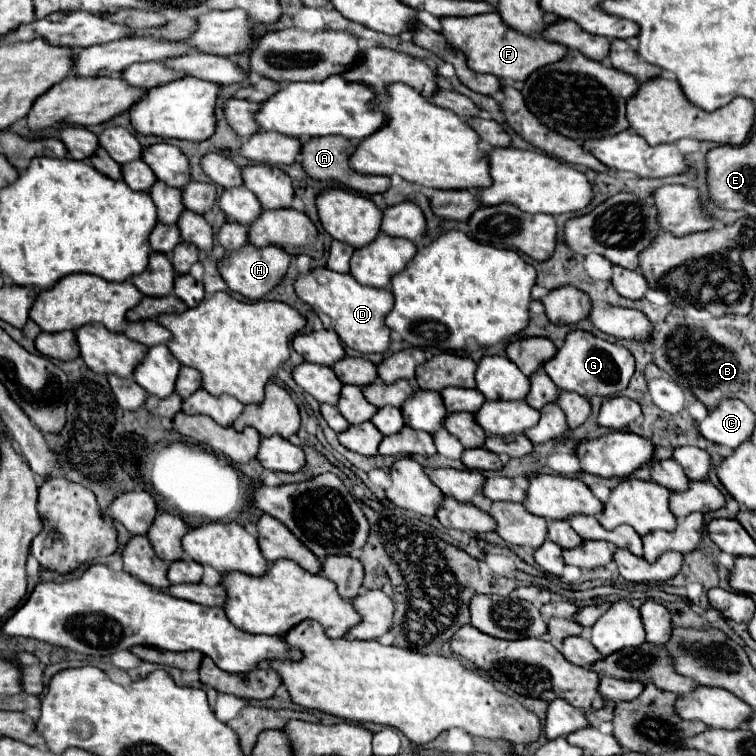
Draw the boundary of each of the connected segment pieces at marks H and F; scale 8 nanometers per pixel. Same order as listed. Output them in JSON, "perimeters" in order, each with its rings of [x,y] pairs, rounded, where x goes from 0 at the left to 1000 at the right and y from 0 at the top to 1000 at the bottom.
{"perimeters":[[[[325,323],[315,333],[302,336],[302,341],[291,352],[291,362],[299,370],[299,376],[304,378],[304,384],[317,386],[320,392],[331,397],[344,397],[349,389],[362,384],[376,370],[381,349],[384,349],[384,336],[373,328],[365,328],[365,325],[339,328],[333,323]]],[[[656,16],[646,19],[630,19],[630,21],[590,21],[582,24],[585,32],[585,48],[598,58],[601,63],[608,63],[614,69],[619,87],[630,95],[646,95],[659,103],[675,103],[675,106],[696,106],[709,90],[717,90],[722,85],[730,85],[741,77],[746,77],[749,63],[725,56],[717,48],[696,48],[683,40],[675,40]]]]}

